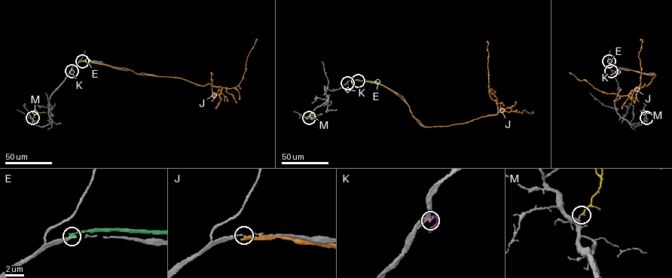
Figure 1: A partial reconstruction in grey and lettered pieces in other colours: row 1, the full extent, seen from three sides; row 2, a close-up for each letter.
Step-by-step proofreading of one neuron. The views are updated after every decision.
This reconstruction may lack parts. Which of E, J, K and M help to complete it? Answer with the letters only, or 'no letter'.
M

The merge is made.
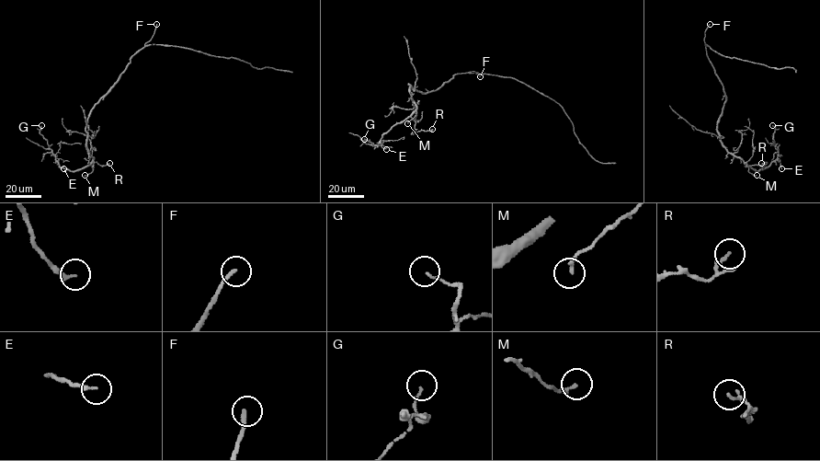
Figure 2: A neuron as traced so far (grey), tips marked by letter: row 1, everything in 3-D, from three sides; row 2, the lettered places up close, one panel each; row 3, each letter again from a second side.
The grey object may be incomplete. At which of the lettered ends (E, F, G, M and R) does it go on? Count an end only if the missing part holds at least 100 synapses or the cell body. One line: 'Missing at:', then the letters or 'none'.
Missing at: F

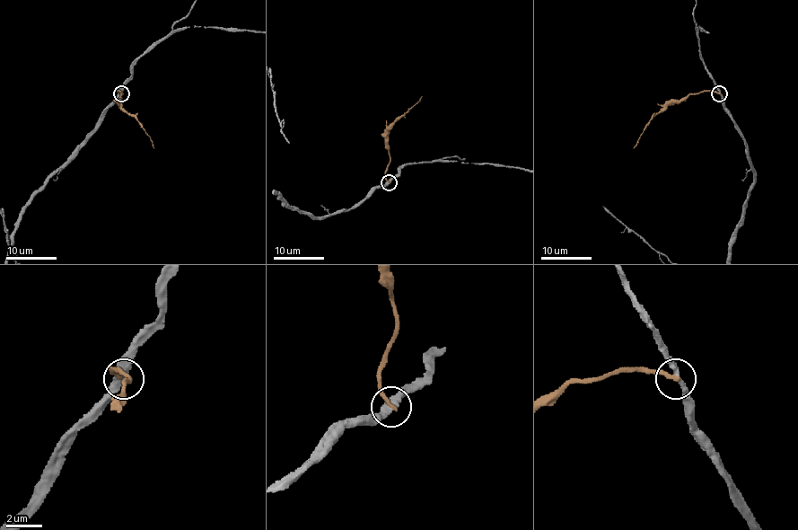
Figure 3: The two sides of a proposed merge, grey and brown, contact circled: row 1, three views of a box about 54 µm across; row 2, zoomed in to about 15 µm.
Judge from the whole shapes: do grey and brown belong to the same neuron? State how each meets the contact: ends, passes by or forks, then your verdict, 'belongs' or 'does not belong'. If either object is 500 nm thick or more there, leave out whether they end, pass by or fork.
grey passes by; brown ends there; does not belong

